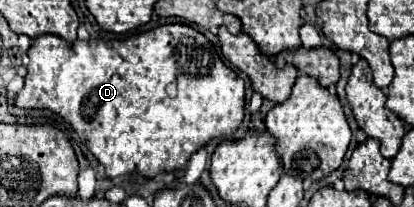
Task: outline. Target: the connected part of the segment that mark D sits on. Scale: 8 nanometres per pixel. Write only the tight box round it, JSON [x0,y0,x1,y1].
[16,23,244,179]

